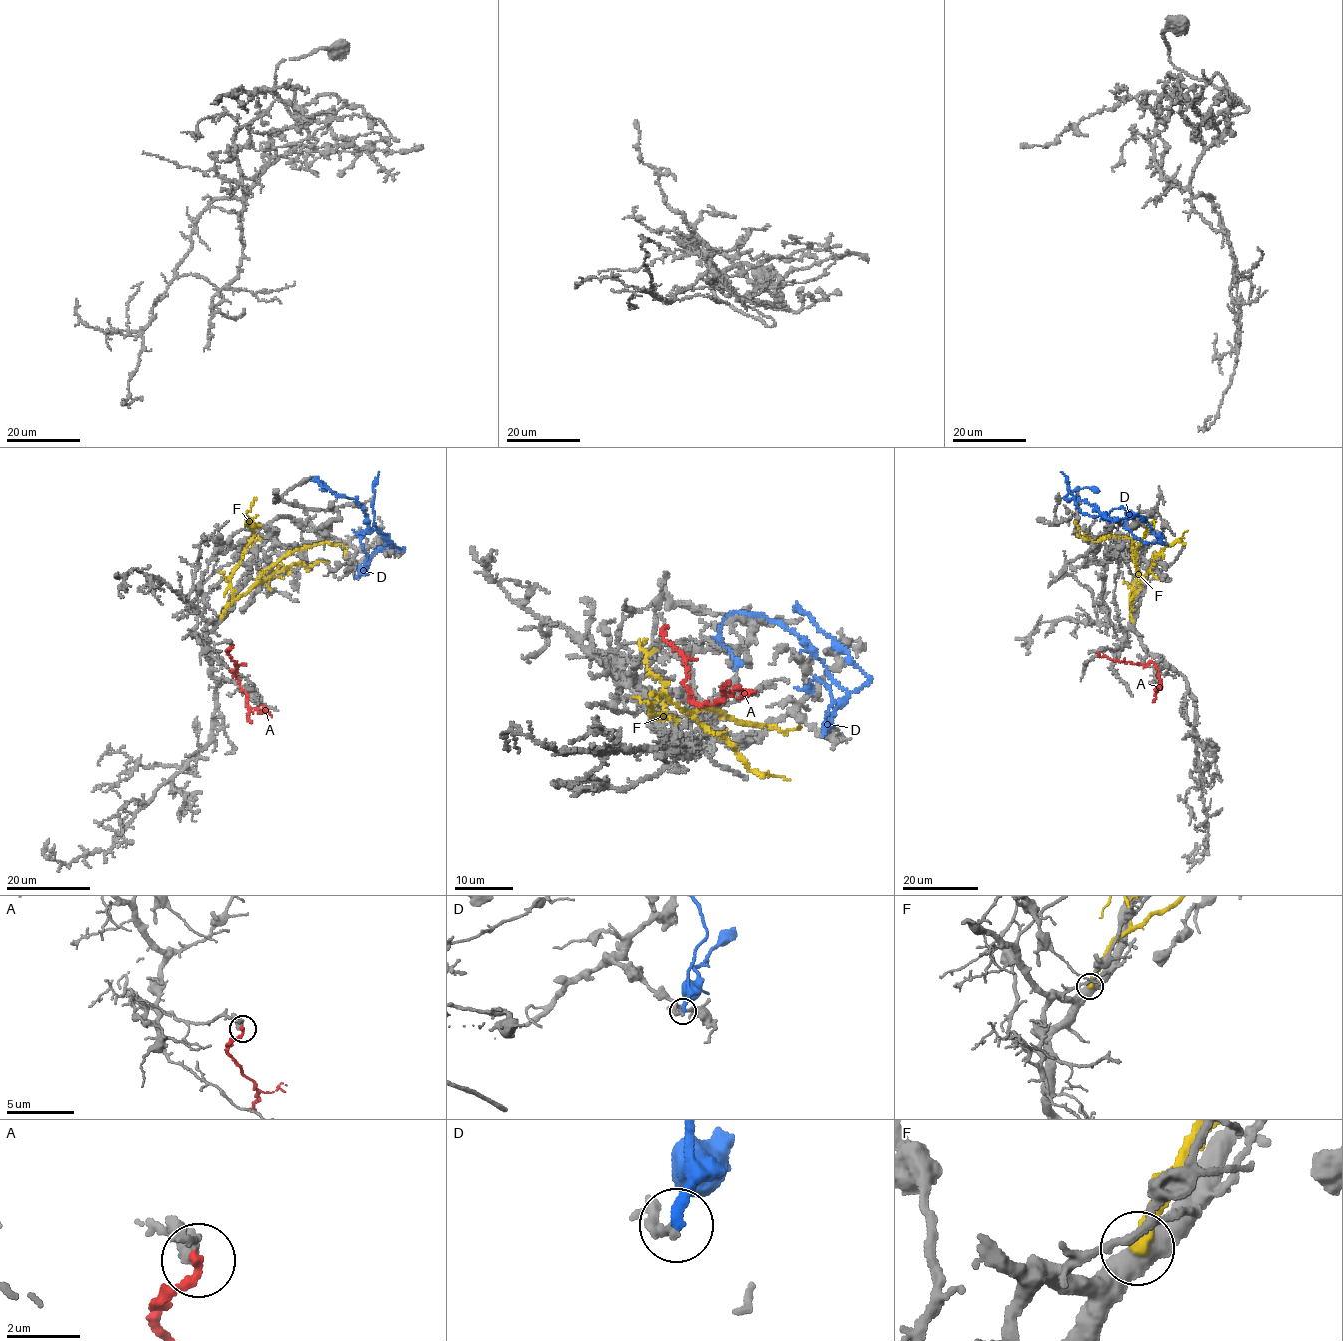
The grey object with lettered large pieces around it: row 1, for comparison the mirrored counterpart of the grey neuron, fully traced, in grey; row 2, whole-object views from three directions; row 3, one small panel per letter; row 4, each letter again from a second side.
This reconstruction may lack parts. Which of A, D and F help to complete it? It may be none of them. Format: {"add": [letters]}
{"add": []}

